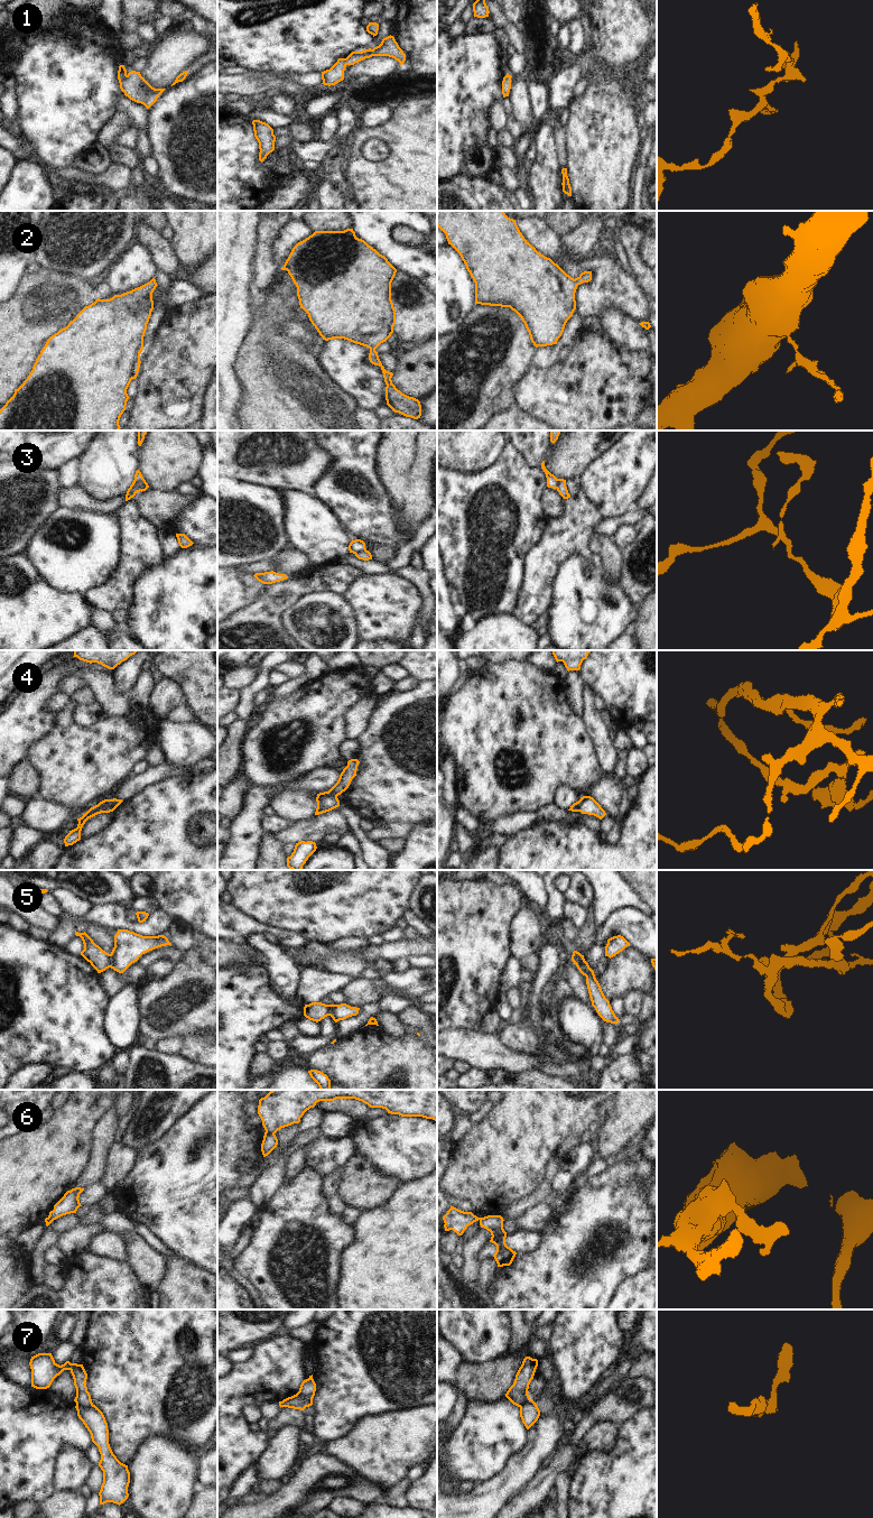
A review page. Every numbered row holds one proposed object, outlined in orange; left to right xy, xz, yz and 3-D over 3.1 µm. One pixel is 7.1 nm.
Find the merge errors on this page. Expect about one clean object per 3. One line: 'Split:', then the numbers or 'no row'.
Split: 3, 4, 5, 6, 7

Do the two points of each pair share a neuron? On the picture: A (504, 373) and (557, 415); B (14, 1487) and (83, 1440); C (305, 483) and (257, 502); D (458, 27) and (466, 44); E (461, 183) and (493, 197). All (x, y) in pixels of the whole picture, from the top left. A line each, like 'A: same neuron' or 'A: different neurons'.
A: different neurons
B: same neuron
C: different neurons
D: different neurons
E: same neuron

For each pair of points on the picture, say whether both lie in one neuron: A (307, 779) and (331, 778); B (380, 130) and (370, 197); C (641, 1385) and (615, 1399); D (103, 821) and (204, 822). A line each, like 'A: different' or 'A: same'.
A: same
B: same
C: same
D: different

